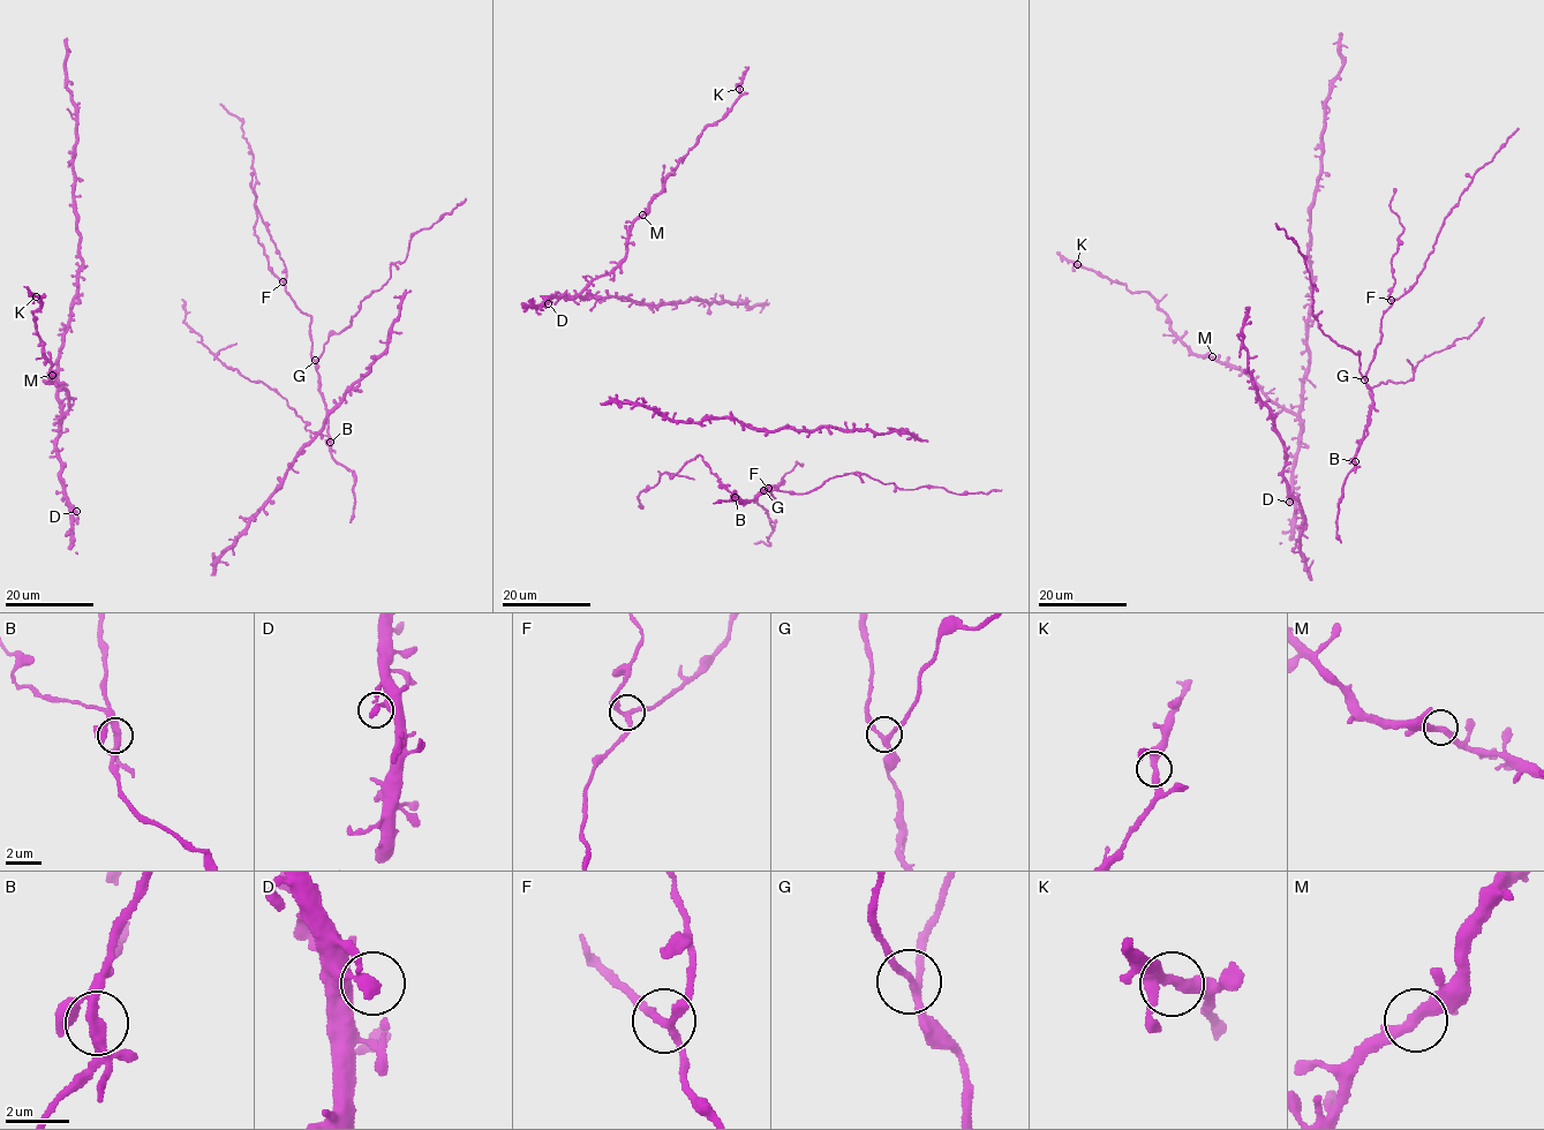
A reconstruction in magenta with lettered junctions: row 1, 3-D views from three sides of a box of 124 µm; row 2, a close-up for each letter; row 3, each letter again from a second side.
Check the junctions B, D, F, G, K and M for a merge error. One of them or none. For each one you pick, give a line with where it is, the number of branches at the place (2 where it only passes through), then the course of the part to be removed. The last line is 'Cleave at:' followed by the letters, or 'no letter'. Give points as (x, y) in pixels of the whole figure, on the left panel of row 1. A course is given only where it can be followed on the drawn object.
B: (330, 442) | 3 | (330, 443), (326, 436), (304, 429), (285, 398), (221, 363), (183, 322), (182, 300)
Cleave at: B

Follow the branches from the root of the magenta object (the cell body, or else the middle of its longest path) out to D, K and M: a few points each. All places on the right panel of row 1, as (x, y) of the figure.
D: (1316, 288), (1308, 325), (1309, 369), (1302, 386), (1300, 446), (1293, 466), (1289, 502)
K: (1316, 288), (1301, 408), (1290, 413), (1239, 369), (1192, 352), (1146, 292), (1131, 292), (1077, 264)
M: (1316, 288), (1308, 325), (1309, 369), (1302, 386), (1301, 408), (1297, 413), (1272, 401), (1250, 376), (1212, 356)

